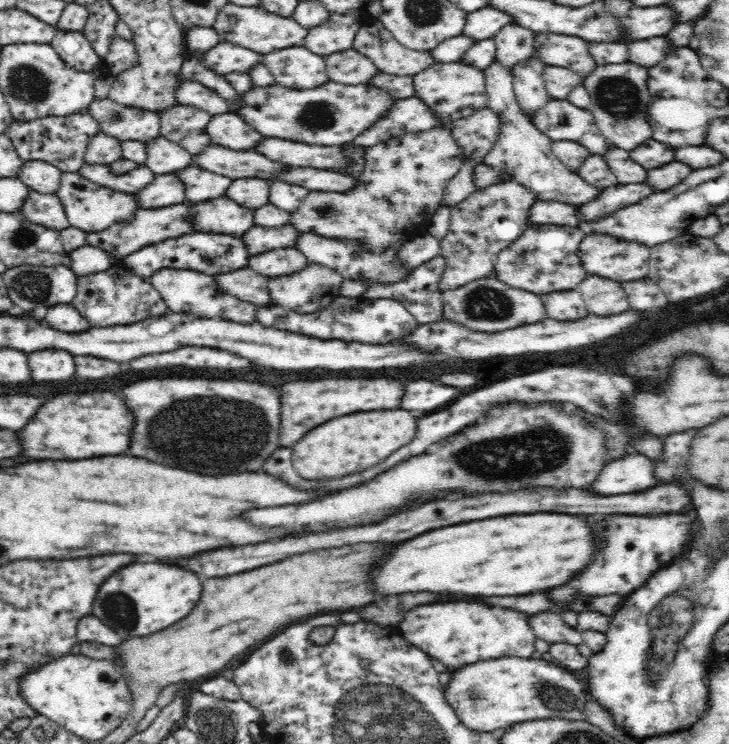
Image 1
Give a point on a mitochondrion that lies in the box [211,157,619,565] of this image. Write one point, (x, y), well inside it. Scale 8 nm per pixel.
(519, 457)

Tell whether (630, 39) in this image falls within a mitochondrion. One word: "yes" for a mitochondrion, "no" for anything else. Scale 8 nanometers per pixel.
no

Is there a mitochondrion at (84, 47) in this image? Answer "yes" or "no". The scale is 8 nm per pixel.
no

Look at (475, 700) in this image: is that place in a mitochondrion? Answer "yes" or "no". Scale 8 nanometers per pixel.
yes

